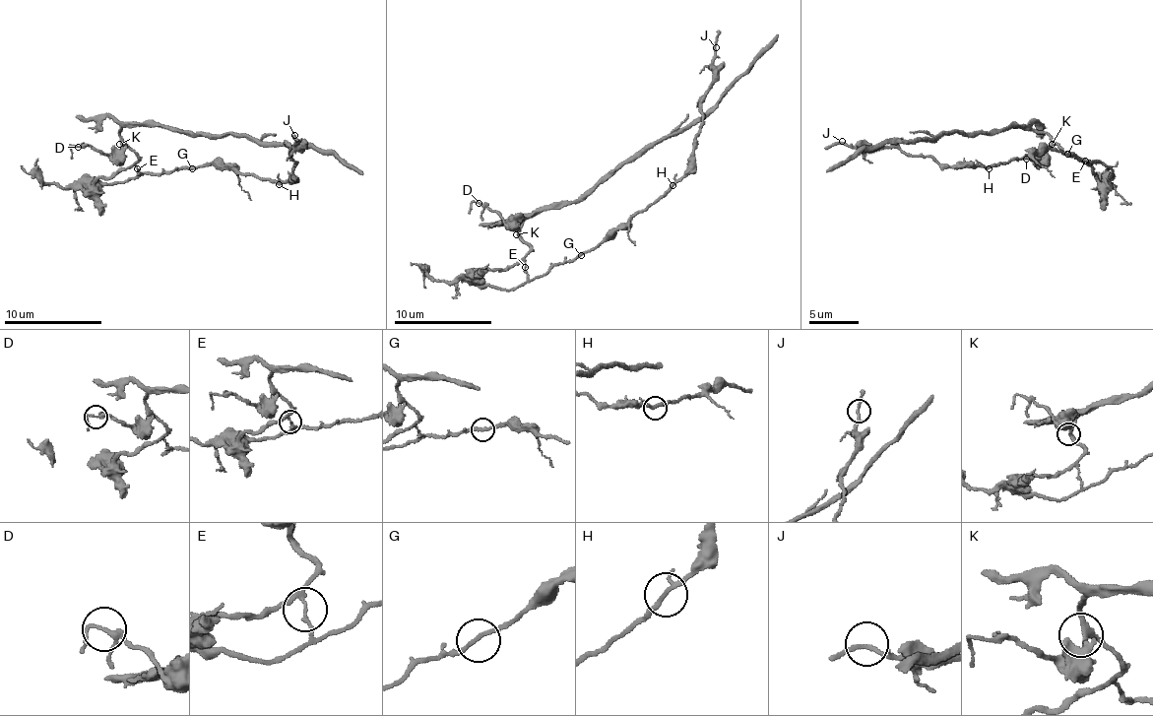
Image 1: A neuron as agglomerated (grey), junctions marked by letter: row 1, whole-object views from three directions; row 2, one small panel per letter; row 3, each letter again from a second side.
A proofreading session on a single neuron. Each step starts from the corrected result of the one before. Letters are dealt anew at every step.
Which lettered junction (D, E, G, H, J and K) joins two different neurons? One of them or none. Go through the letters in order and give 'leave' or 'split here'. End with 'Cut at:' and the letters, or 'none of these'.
D: leave
E: split here
G: leave
H: leave
J: leave
K: leave
Cut at: E

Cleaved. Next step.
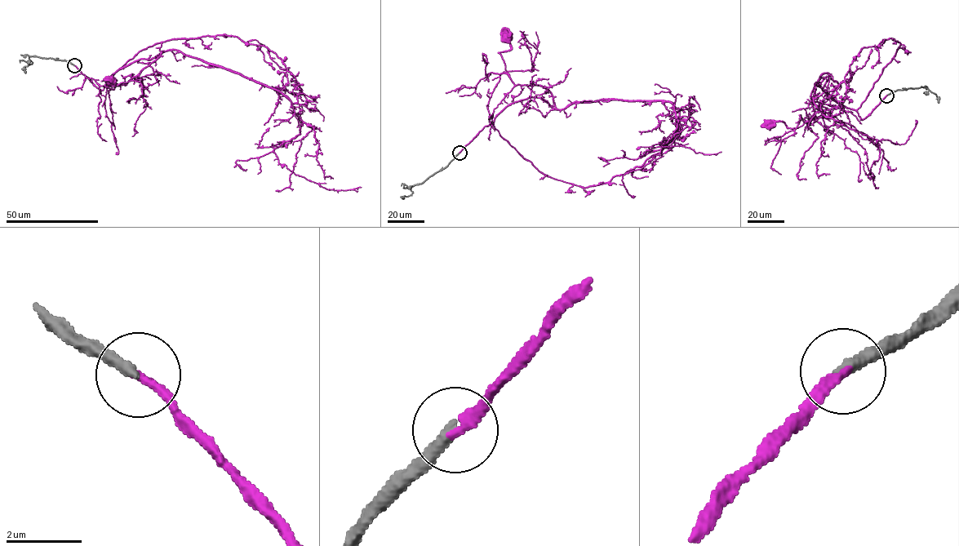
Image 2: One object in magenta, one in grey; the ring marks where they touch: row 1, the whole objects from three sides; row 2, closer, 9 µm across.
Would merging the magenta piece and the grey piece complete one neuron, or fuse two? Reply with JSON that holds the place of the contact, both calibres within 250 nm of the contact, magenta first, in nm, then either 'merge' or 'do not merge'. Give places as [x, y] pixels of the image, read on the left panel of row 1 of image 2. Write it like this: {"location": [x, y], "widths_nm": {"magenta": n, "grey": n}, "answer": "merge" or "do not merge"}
{"location": [74, 65], "widths_nm": {"magenta": 260, "grey": 320}, "answer": "merge"}

